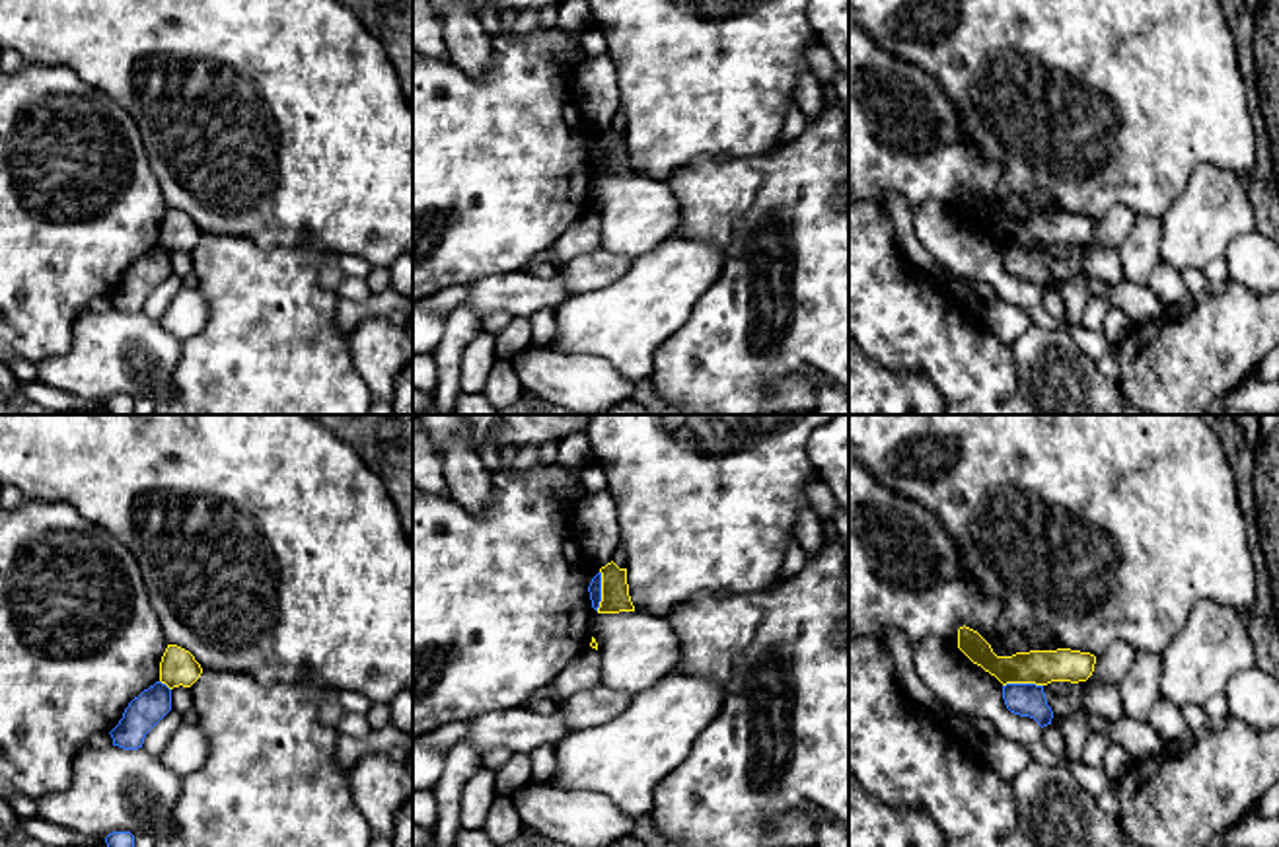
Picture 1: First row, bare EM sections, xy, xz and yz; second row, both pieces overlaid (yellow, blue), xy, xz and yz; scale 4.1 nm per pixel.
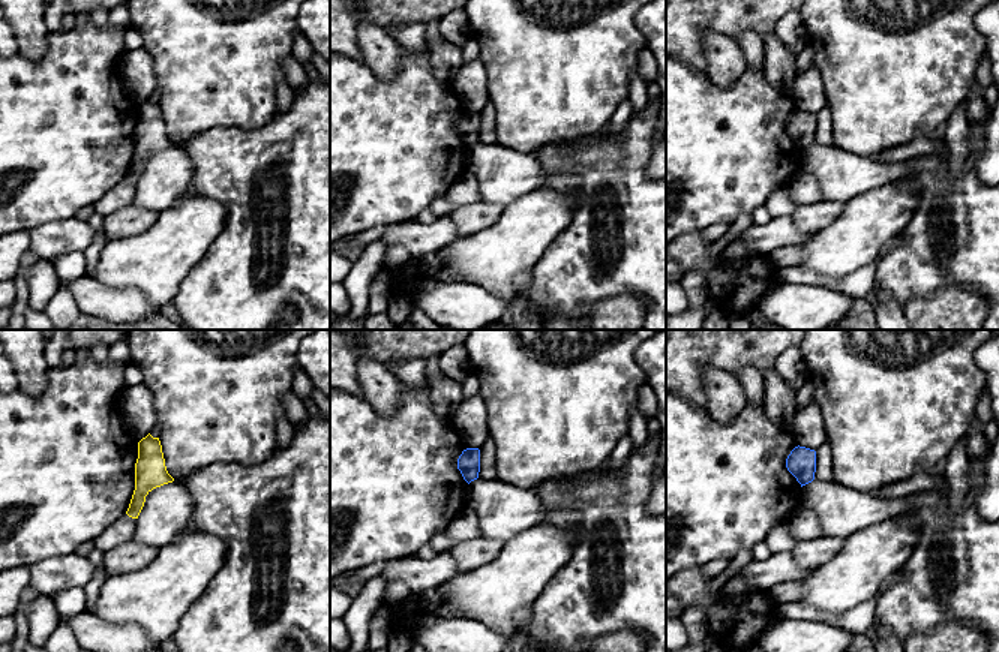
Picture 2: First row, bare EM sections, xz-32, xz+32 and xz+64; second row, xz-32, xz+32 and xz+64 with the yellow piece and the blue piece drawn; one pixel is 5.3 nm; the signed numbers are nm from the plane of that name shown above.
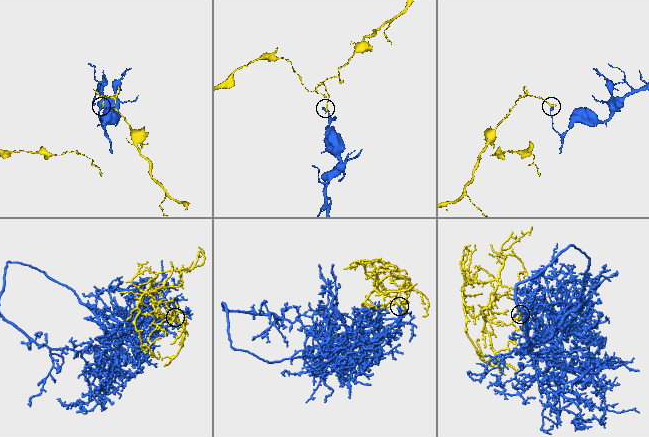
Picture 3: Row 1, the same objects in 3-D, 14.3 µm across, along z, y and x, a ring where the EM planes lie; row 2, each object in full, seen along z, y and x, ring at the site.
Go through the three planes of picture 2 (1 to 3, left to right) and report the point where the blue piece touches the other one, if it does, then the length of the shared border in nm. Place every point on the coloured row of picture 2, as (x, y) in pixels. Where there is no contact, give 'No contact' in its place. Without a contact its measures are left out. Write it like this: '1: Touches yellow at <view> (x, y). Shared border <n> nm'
1: No contact
2: No contact
3: No contact

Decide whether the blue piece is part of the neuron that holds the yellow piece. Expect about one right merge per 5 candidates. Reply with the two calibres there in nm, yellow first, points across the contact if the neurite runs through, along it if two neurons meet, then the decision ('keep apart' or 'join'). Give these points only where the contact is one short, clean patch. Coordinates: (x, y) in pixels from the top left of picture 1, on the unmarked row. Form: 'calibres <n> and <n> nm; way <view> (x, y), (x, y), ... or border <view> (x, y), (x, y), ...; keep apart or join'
calibres 140 and 140 nm; border yz (1042, 248), (1003, 250); keep apart

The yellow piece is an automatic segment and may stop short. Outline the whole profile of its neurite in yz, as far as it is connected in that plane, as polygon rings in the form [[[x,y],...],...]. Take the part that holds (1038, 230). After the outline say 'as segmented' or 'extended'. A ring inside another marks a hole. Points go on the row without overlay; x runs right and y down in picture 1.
[[[958,193],[958,212],[985,236],[995,239],[1003,249],[1006,247],[1036,247],[1047,249],[1051,245],[1086,245],[1096,228],[1090,216],[1057,212],[1057,214],[1030,214],[1012,220],[997,220],[991,208],[973,193]]] | as segmented

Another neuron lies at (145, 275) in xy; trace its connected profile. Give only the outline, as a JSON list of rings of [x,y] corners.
[[[156,245],[134,261],[123,276],[119,288],[109,296],[113,310],[138,313],[146,298],[171,275],[171,253]]]

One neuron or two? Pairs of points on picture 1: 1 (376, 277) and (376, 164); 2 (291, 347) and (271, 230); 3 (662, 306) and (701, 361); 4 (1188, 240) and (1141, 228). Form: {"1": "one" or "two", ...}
{"1": "two", "2": "two", "3": "two", "4": "two"}

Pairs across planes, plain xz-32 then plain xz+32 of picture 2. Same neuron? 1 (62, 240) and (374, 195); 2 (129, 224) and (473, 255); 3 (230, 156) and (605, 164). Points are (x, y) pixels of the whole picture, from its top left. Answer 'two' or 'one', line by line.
1: two
2: two
3: one

